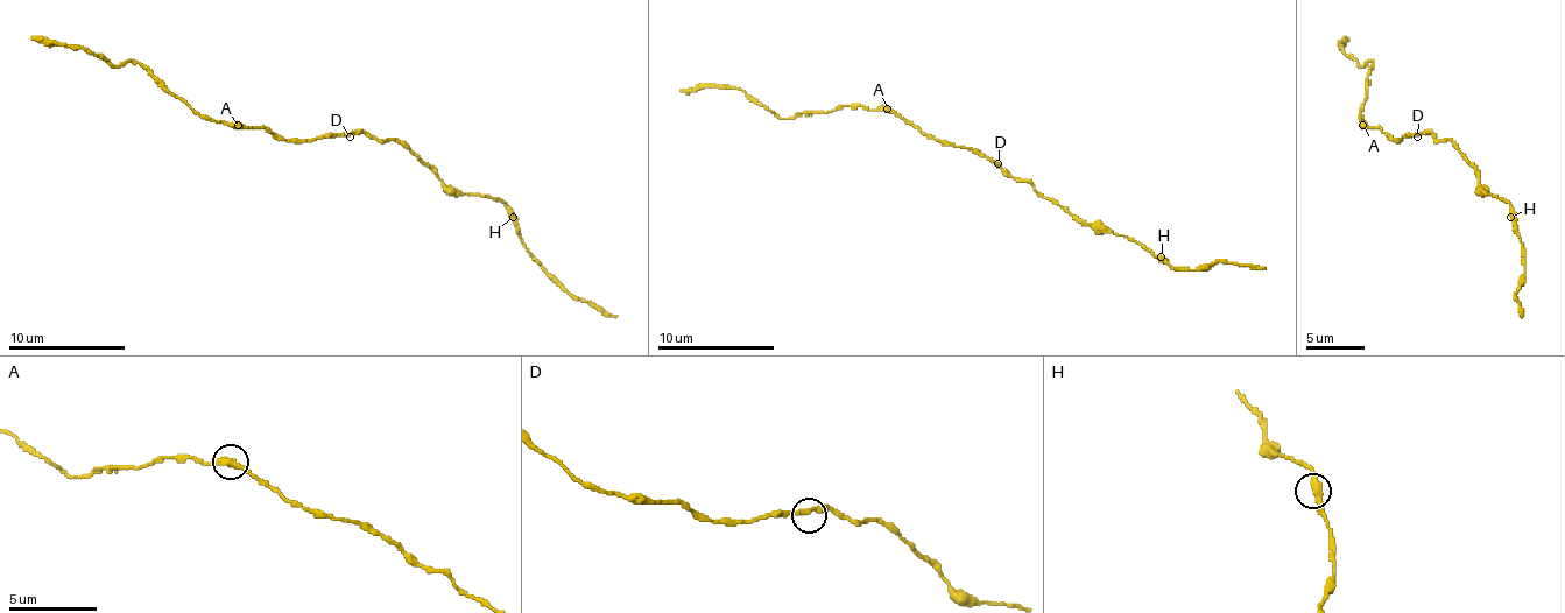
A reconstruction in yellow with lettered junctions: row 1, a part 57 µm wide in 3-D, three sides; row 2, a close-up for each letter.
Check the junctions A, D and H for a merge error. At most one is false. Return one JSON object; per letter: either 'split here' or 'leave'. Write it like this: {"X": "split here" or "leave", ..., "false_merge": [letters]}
{"A": "leave", "D": "leave", "H": "leave", "false_merge": []}

